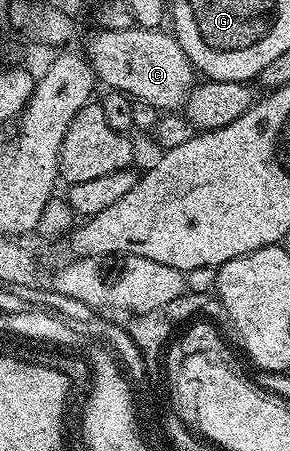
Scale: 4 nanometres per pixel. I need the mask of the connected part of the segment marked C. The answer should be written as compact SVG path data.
M99 28L98 33L90 37L90 42L84 48L84 56L94 68L95 78L106 84L107 90L115 89L126 94L134 101L143 101L159 111L178 111L186 104L186 96L194 89L196 84L196 70L184 55L177 37L169 32L162 33L161 28L157 29L125 29L124 31L112 31L111 29Z

